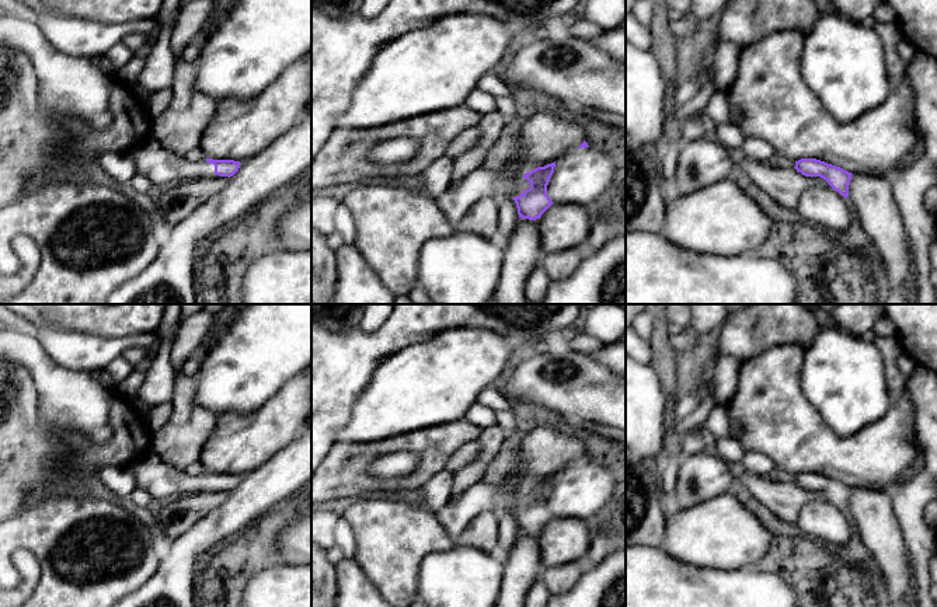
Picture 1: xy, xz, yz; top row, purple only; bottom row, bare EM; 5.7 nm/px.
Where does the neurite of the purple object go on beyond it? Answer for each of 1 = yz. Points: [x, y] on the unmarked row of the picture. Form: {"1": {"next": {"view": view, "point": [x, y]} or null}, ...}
{"1": {"next": null}}

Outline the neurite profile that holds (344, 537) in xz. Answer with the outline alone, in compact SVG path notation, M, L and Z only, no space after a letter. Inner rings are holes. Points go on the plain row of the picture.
M339 517L334 528L334 540L335 545L341 548L345 558L353 558L358 544L351 526L344 517Z

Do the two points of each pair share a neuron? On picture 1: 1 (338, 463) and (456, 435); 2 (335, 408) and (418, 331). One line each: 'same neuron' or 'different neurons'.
1: same neuron
2: same neuron

